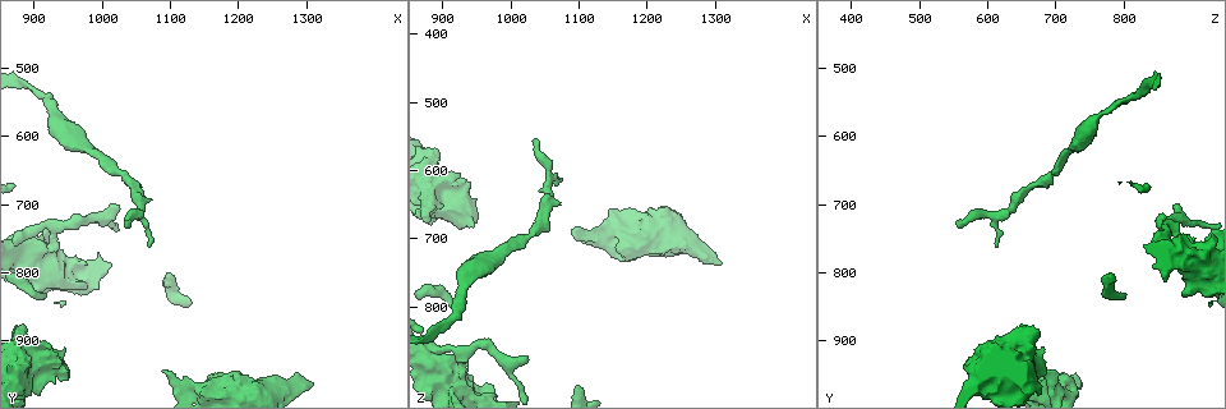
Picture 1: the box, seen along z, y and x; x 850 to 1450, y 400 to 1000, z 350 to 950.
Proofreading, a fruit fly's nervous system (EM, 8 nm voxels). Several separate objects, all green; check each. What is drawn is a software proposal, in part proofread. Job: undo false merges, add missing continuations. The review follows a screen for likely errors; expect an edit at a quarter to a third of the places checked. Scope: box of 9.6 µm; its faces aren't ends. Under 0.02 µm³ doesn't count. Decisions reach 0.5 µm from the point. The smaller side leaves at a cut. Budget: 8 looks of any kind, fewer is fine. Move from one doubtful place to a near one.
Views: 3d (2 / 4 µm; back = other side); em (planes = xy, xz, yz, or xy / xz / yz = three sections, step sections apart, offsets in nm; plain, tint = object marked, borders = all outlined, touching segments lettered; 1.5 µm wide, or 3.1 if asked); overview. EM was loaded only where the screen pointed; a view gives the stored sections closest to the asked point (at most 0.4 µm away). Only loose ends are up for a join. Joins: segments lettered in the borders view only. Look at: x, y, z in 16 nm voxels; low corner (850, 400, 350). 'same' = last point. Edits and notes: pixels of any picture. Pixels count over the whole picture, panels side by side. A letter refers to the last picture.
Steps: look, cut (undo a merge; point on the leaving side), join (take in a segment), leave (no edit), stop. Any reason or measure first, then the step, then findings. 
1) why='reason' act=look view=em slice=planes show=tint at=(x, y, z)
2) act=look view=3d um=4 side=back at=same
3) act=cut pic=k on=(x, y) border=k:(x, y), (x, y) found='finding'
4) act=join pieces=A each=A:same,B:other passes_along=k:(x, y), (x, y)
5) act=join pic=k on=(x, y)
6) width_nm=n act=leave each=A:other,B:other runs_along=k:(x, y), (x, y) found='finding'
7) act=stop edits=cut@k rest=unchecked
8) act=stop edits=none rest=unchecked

why='free end' act=look view=3d um=4 at=(1035, 720, 555)

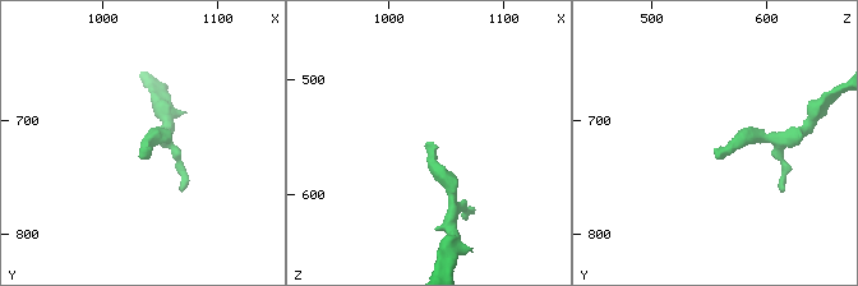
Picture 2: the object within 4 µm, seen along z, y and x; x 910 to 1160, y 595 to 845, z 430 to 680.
why='shape alone is not enough' act=look view=em slice=planes show=tint at=(1036, 724, 558)

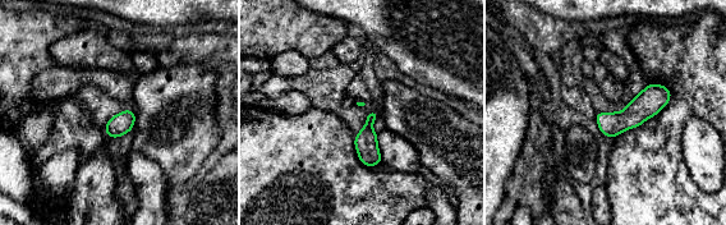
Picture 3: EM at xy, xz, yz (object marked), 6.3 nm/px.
why='what lies round it' act=look view=em slice=planes show=borders at=same

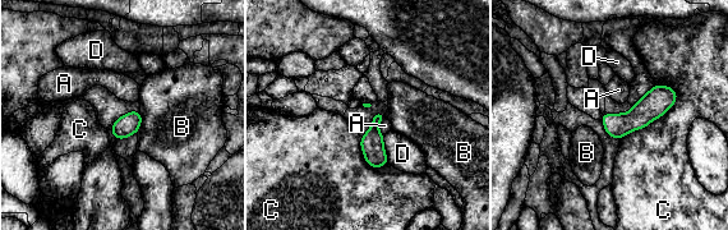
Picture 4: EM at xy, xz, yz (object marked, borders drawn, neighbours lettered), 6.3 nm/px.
width_nm=120 longest_contact=C:480nm act=leave each=A:other,B:other,C:other,D:other found='none of them fits'

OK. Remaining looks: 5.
why='stops while still wide' act=look view=em slice=xz step=4 show=borders at=(1165, 955, 725)

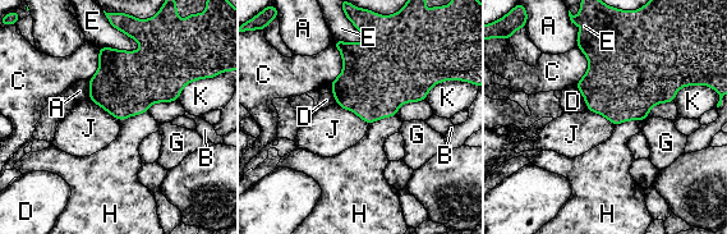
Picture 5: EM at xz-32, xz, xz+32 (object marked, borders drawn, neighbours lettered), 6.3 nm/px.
act=leave each=A:other,B:other,C:other,D:other,E:other,G:other,H:other,J:other,K:other border=5:(336, 104), (353, 110), (368, 124) found='no lettered segment goes on from it'

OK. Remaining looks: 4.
why='branch stops here' act=look view=em slice=planes show=borders at=(1310, 965, 740)

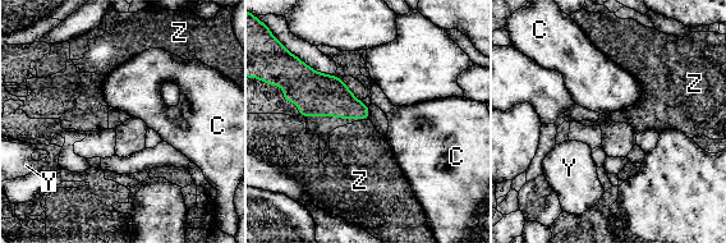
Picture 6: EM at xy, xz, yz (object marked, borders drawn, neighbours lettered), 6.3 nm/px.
act=join pic=6 on=(278, 146) each=C:other,Y:other,Z:same found='it goes on there'

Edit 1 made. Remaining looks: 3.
act=stop edits=join@6 rest=unchecked

